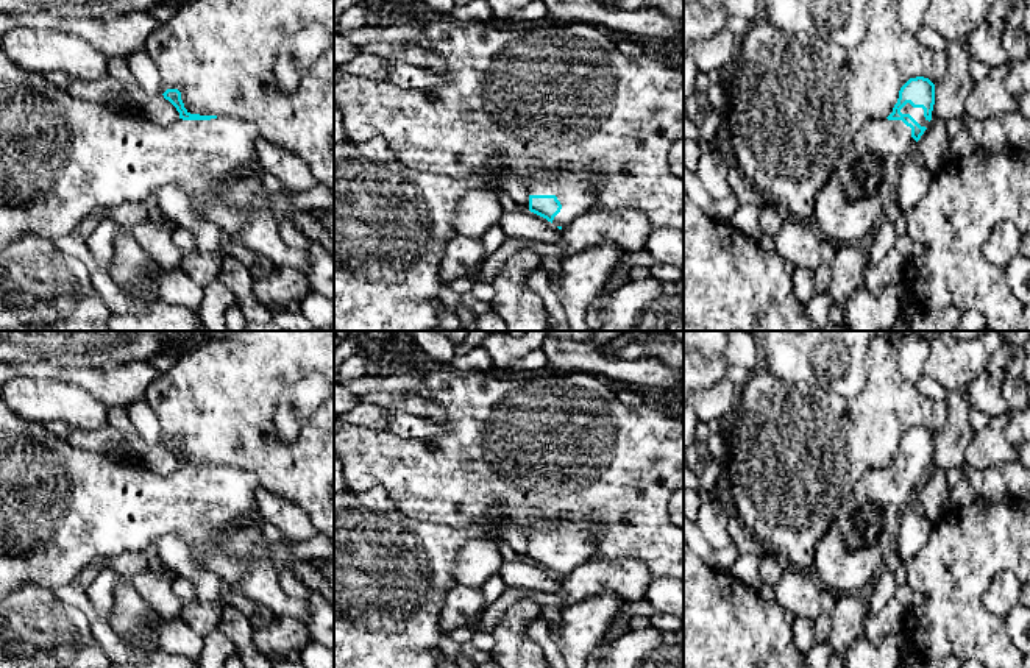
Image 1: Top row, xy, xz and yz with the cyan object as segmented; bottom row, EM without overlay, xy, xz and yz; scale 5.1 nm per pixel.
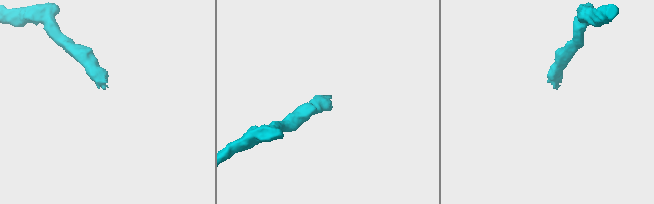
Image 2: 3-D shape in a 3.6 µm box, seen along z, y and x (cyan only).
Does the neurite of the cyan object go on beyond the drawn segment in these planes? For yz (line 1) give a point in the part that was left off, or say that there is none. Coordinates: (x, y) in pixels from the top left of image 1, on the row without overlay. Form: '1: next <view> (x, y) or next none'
1: next yz (851, 553)

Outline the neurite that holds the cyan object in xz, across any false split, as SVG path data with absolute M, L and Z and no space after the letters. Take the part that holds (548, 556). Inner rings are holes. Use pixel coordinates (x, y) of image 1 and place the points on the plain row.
M376 485L364 492L334 493L334 668L439 668L440 612L445 595L457 585L454 570L460 549L473 540L503 542L503 532L518 529L529 543L529 560L559 579L584 565L593 554L595 532L584 517L557 515L546 529L517 524L507 518L453 528L414 521L403 515Z

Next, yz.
M924 426L910 428L899 440L893 462L868 470L843 503L838 517L819 538L813 553L815 579L833 593L858 595L883 568L885 554L893 548L900 528L900 512L911 504L932 470L935 434Z

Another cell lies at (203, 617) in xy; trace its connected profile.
M194 599L192 602L183 604L179 616L203 638L218 631L222 610L217 604Z

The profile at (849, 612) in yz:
M840 593L836 596L836 602L829 613L830 635L827 640L833 654L844 657L851 645L863 635L868 613L868 606L858 595Z

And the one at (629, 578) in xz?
M620 557L613 562L588 559L560 579L560 595L568 606L601 593L616 593L624 602L641 601L652 576L637 557Z

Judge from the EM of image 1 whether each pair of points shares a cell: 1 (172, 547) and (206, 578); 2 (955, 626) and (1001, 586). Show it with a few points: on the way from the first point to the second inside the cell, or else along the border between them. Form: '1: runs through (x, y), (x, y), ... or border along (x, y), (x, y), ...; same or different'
1: runs through (180, 556), (197, 573); same
2: border along (1005, 572), (983, 595), (1001, 618); different

